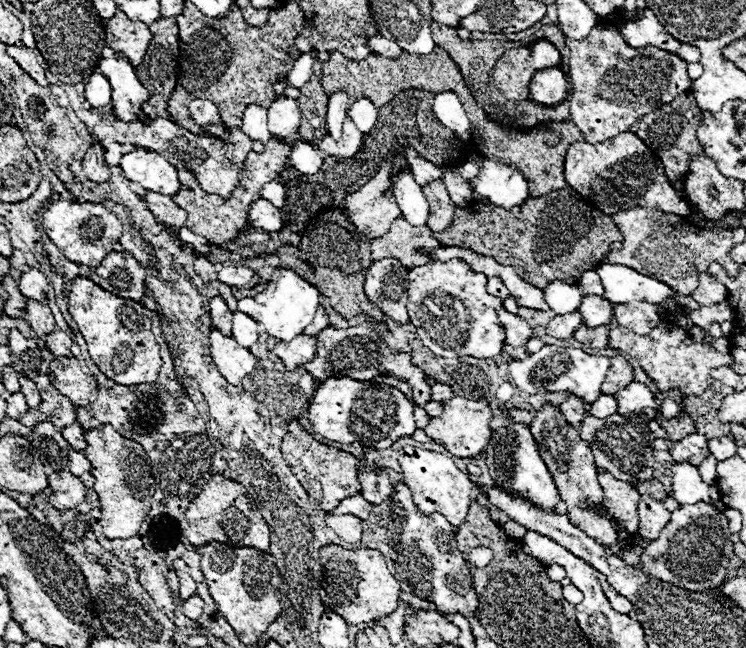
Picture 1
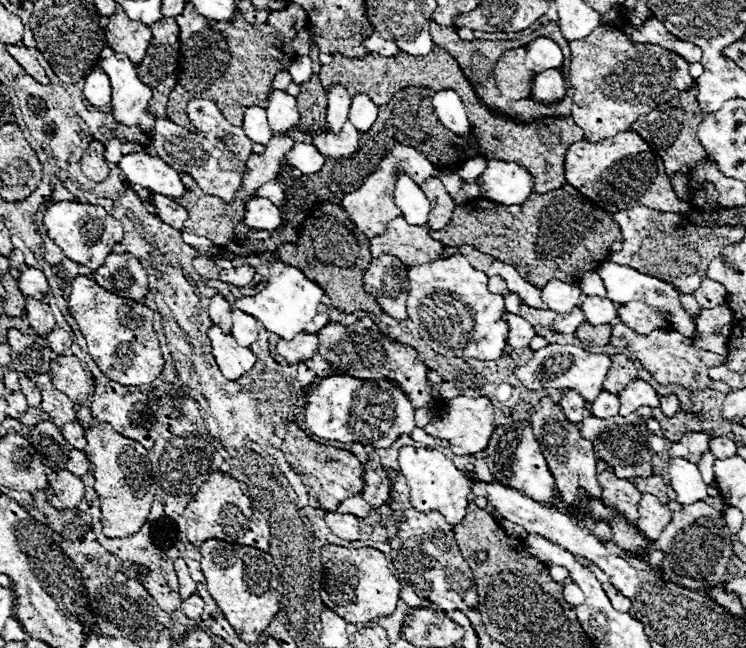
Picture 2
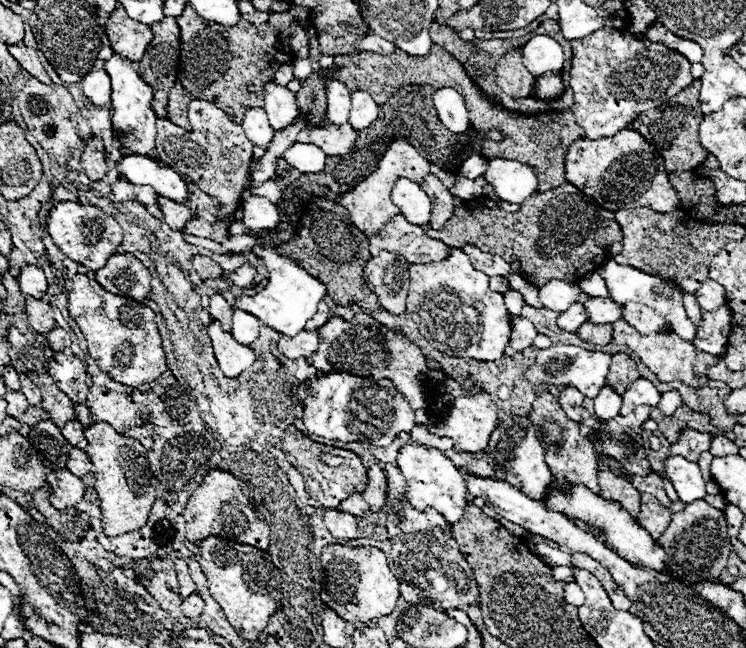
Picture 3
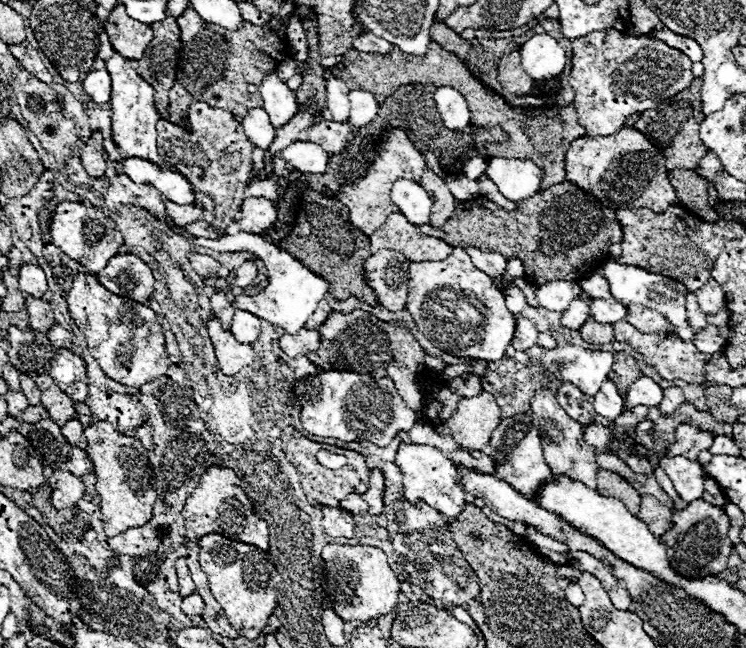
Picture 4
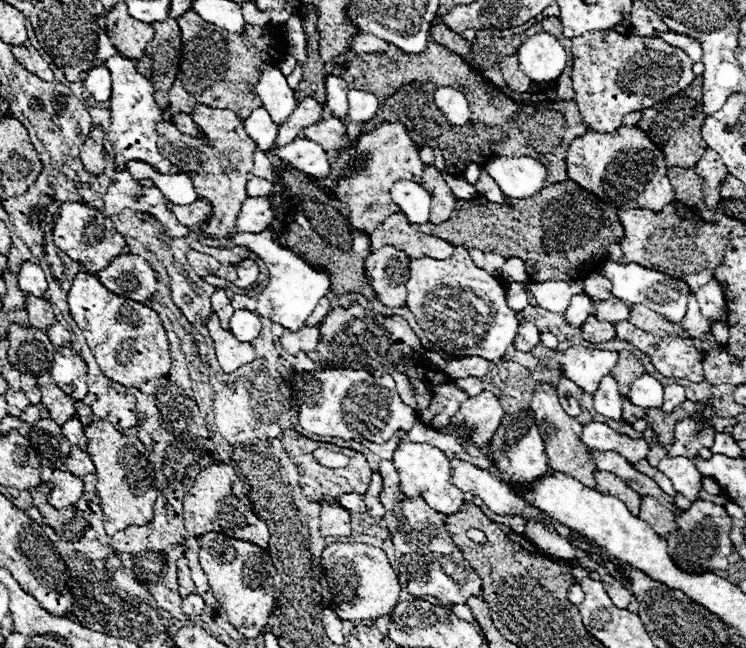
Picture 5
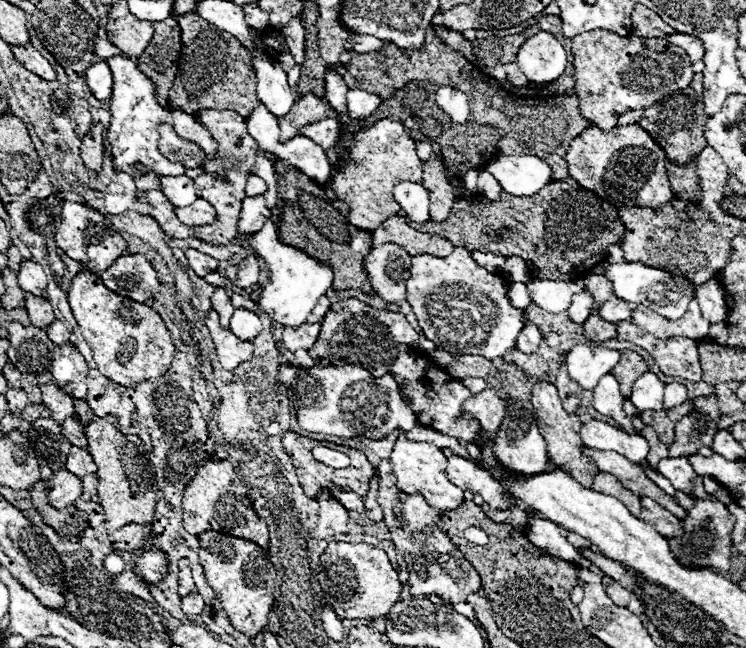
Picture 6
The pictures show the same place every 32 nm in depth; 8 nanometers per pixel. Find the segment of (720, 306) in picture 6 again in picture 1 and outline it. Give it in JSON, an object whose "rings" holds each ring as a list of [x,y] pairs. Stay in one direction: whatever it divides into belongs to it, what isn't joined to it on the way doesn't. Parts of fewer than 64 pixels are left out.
{"rings":[[[702,272],[700,280],[698,280],[698,288],[690,296],[698,304],[710,304],[710,302],[722,302],[722,300],[726,300],[728,298],[728,290],[714,276]]]}

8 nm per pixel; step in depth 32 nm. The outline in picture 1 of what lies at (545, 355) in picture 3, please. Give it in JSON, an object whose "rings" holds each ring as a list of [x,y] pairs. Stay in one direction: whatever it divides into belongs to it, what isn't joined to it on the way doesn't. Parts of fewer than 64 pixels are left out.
{"rings":[[[542,346],[536,354],[526,360],[512,360],[508,364],[510,378],[514,384],[526,394],[550,394],[550,392],[572,392],[580,396],[584,402],[594,402],[602,392],[600,386],[608,372],[606,356],[592,356],[582,352],[580,348],[558,348],[558,346]]]}

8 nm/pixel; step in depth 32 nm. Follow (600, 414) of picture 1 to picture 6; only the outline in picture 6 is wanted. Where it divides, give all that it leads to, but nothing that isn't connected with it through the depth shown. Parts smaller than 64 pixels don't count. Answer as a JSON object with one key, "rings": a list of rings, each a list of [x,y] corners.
{"rings":[[[602,376],[600,378],[600,384],[596,386],[594,390],[594,408],[608,416],[608,418],[614,418],[618,424],[622,424],[628,432],[634,432],[634,426],[632,422],[626,418],[626,414],[622,412],[622,402],[624,402],[624,396],[620,394],[620,388],[618,388],[618,382],[614,376]]]}

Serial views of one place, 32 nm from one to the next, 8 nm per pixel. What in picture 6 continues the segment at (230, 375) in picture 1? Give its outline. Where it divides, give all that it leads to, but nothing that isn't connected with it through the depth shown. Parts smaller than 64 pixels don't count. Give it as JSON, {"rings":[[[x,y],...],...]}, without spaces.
{"rings":[[[214,310],[208,312],[206,326],[208,326],[210,336],[214,340],[216,354],[218,354],[218,362],[222,364],[224,370],[230,370],[232,372],[242,362],[252,360],[252,356],[254,356],[252,342],[238,340],[228,328],[222,328],[220,322],[218,322],[218,312],[214,312]]]}

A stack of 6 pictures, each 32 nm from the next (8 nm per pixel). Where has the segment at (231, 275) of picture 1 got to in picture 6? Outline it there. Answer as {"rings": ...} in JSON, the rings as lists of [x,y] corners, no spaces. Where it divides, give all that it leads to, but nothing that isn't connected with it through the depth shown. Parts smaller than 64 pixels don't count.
{"rings":[[[250,254],[238,264],[238,280],[234,284],[240,288],[254,286],[258,282],[258,274],[260,274],[260,266],[256,262],[256,256]]]}

